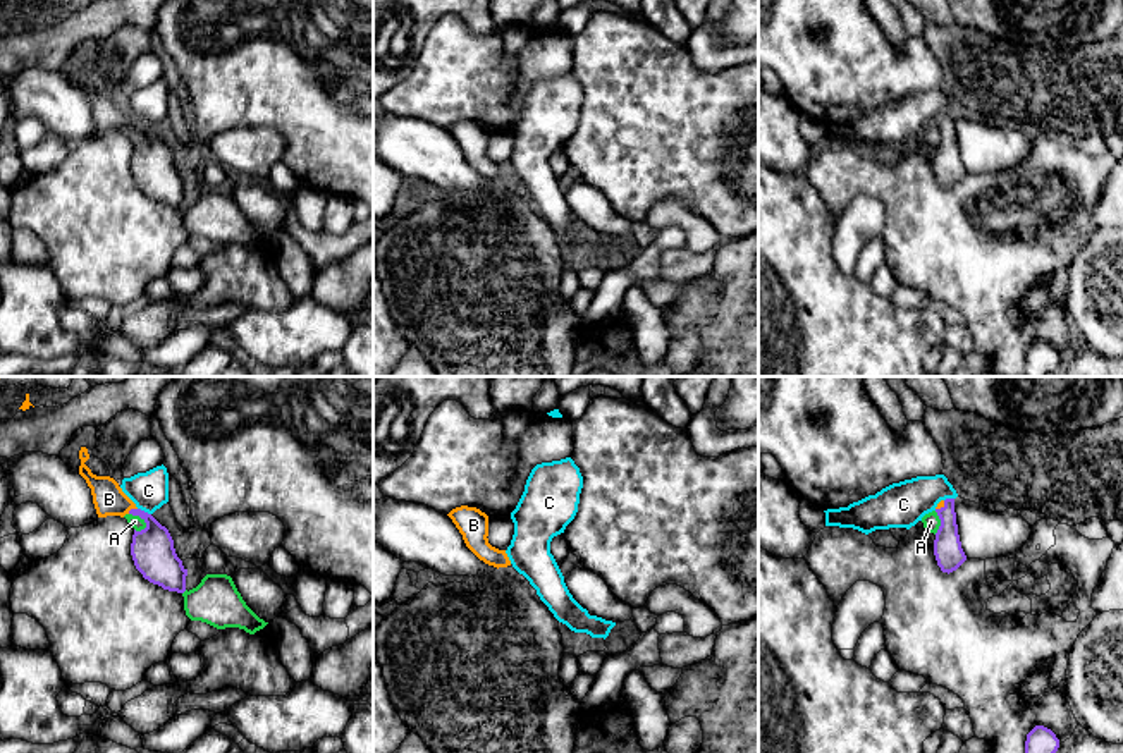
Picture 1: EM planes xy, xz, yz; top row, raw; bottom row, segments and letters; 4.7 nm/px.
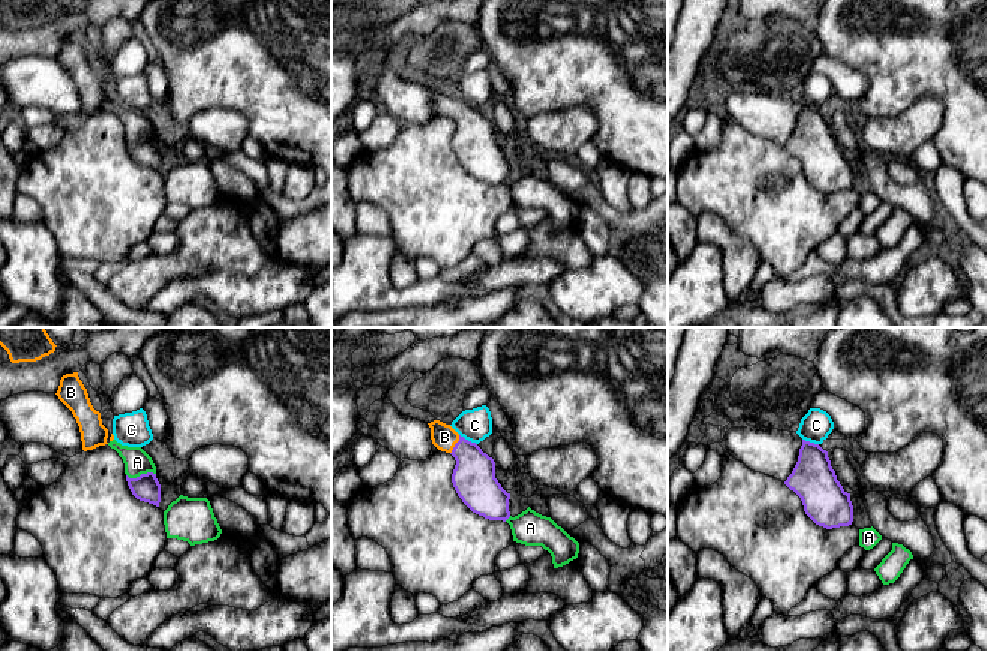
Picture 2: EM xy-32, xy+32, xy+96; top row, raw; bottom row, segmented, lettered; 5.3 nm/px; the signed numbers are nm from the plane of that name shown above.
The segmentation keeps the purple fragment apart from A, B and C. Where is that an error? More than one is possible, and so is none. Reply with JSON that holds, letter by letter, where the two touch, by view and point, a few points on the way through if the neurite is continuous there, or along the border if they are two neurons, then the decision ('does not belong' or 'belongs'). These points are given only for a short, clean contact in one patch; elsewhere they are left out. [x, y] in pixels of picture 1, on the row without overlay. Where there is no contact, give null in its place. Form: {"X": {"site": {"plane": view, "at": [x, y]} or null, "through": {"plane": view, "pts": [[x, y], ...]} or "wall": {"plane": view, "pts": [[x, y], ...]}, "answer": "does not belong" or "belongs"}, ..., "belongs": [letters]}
{"A": {"site": {"plane": "xy", "at": [140, 131]}, "wall": {"plane": "xy", "pts": [[129, 128], [136, 129], [147, 141]]}, "answer": "does not belong"}, "B": {"site": {"plane": "xy", "at": [131, 124]}, "through": {"plane": "xy", "pts": [[152, 164], [152, 138], [131, 124], [109, 114]]}, "answer": "belongs"}, "C": {"site": {"plane": "xy", "at": [143, 126]}, "wall": {"plane": "xy", "pts": [[138, 122], [150, 129]]}, "answer": "does not belong"}, "belongs": ["B"]}

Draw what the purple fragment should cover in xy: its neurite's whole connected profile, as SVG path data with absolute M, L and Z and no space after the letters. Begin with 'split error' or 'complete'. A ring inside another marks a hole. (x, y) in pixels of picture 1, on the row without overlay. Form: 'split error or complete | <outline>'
split error | M88 64L79 65L79 89L91 103L93 119L98 132L126 129L139 131L146 143L134 144L131 170L136 184L153 199L169 206L184 208L187 184L177 172L174 155L165 141L162 141L151 129L136 122L136 119L122 107L119 98L110 91L96 91L84 79L89 74Z

